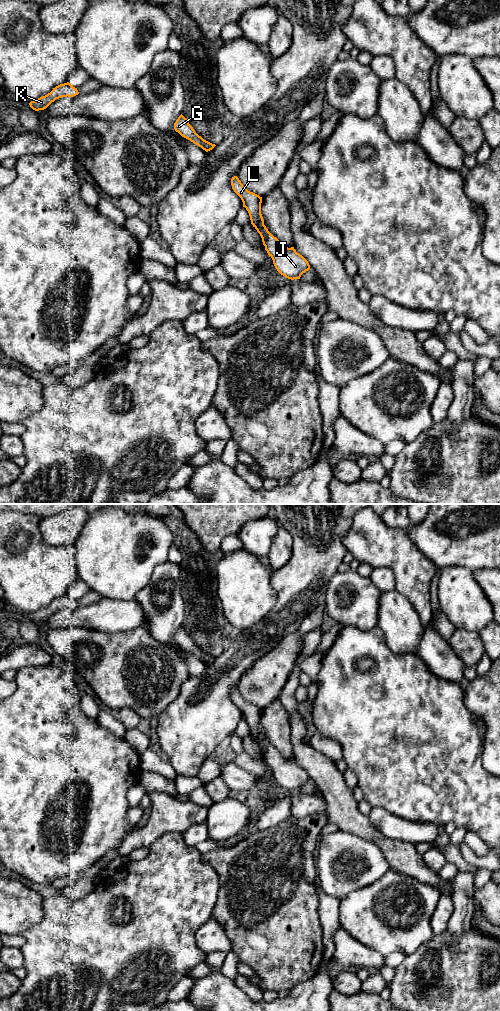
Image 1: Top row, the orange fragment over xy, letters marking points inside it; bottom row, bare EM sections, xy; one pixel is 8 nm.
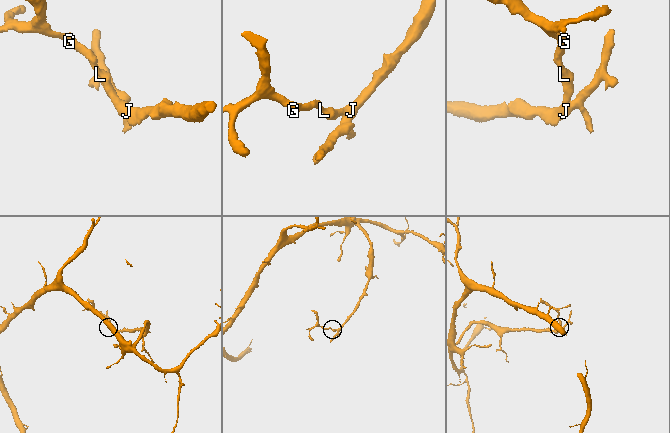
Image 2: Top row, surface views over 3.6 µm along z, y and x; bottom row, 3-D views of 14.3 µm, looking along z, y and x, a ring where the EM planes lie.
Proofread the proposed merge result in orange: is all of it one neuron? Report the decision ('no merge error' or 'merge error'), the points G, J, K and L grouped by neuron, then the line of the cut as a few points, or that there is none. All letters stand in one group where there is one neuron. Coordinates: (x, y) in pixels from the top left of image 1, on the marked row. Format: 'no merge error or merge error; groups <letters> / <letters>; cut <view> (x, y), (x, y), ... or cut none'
no merge error; groups G J K L; cut none

